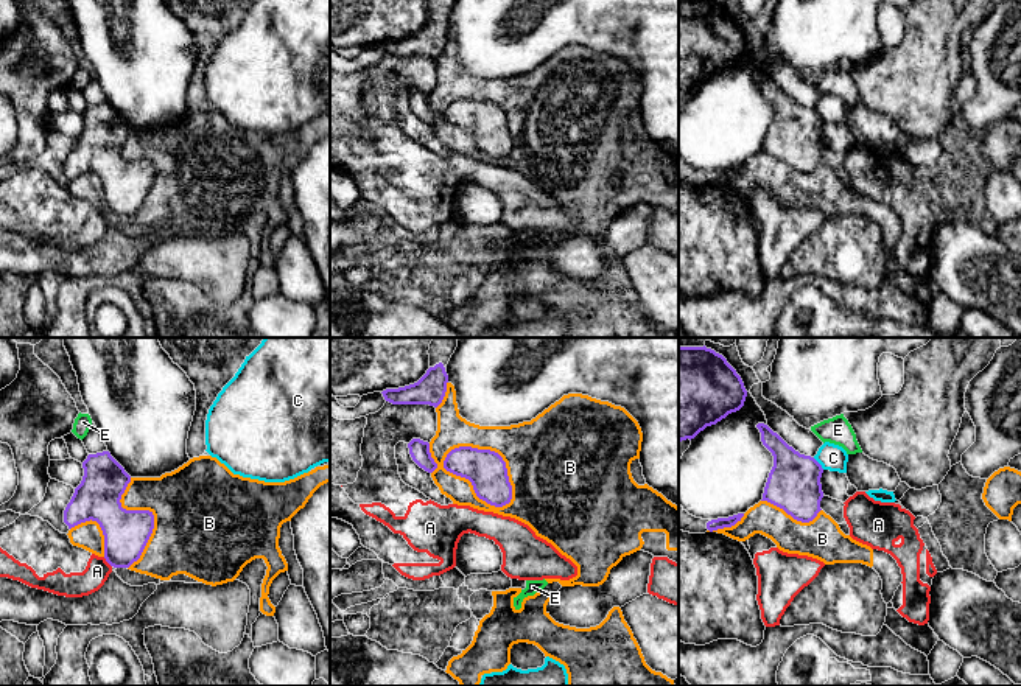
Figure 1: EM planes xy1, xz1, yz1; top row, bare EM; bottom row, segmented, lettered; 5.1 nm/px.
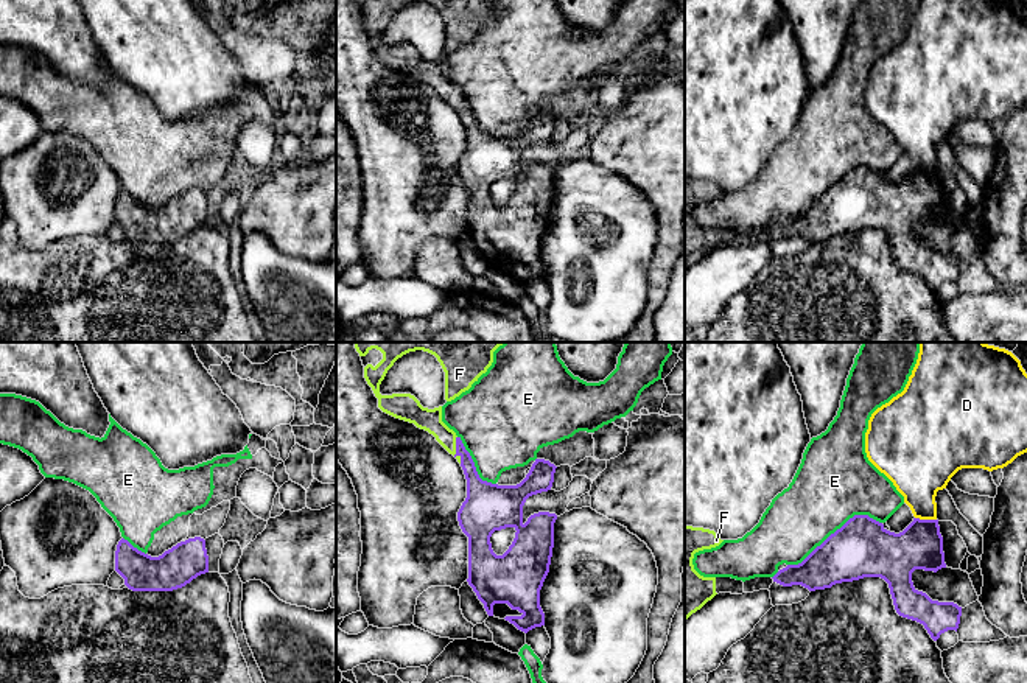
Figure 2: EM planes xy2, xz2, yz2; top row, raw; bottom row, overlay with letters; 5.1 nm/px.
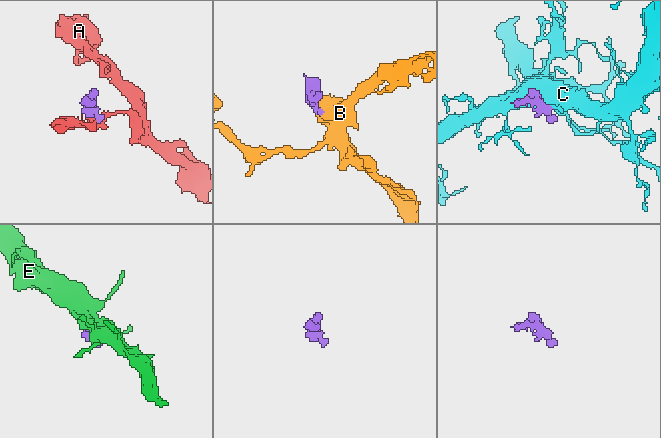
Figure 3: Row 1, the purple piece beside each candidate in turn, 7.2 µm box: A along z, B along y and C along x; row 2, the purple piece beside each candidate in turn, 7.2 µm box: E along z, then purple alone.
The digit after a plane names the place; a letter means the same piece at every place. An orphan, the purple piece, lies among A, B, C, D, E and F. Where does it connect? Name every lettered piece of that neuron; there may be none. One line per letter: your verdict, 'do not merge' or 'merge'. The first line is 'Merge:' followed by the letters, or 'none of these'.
Merge: F
A: do not merge
B: do not merge
C: do not merge
D: do not merge
E: do not merge
F: merge

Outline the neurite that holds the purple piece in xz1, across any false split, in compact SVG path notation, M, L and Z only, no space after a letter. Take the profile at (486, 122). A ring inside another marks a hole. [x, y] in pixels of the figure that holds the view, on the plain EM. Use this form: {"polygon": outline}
{"polygon": "M459 98L447 106L444 120L468 131L476 148L490 157L503 159L512 151L506 114L495 103Z"}

